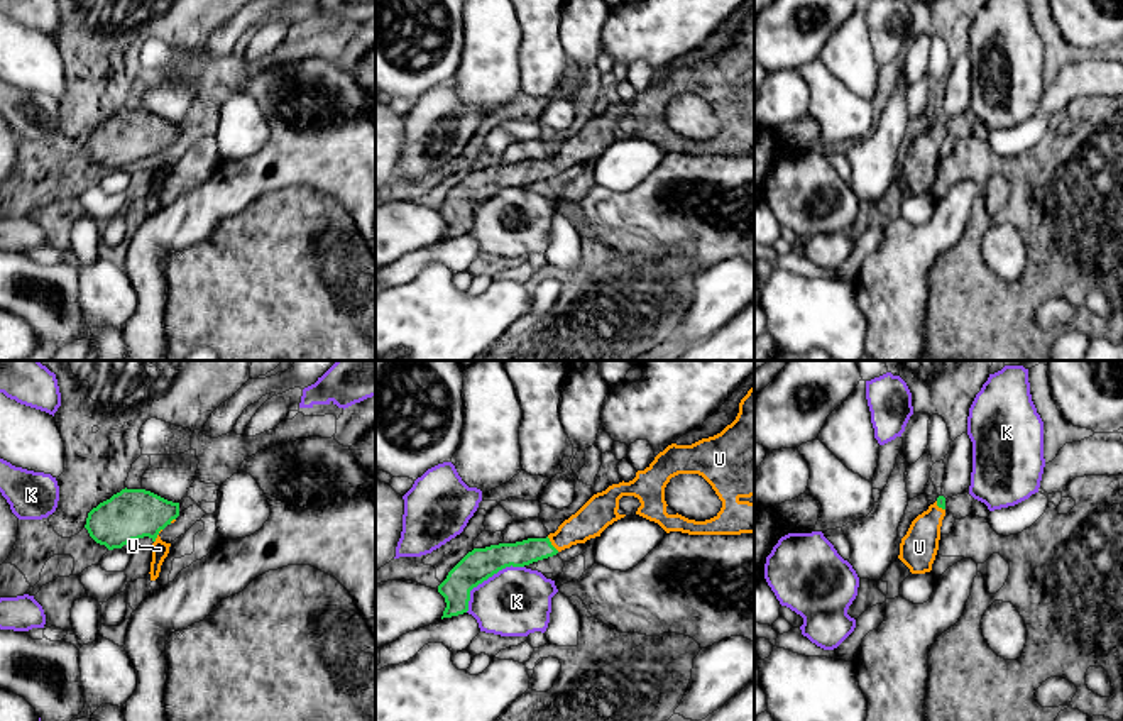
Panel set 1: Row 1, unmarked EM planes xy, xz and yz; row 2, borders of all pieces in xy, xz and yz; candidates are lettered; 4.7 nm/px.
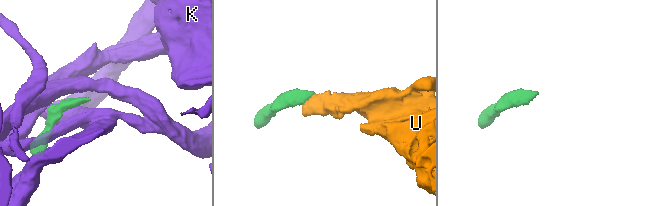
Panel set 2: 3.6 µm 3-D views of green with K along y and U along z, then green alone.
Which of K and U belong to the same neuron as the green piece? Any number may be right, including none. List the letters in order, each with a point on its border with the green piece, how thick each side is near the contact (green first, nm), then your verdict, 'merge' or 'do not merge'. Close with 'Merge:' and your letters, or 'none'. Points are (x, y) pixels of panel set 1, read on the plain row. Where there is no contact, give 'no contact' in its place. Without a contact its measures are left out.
K: meets green in xz at (486, 200); 160 nm thick on the green side, 320 nm on the other; do not merge
U: meets green in xz at (550, 165); 120 nm thick on the green side, 160 nm on the other; merge
Merge: U

